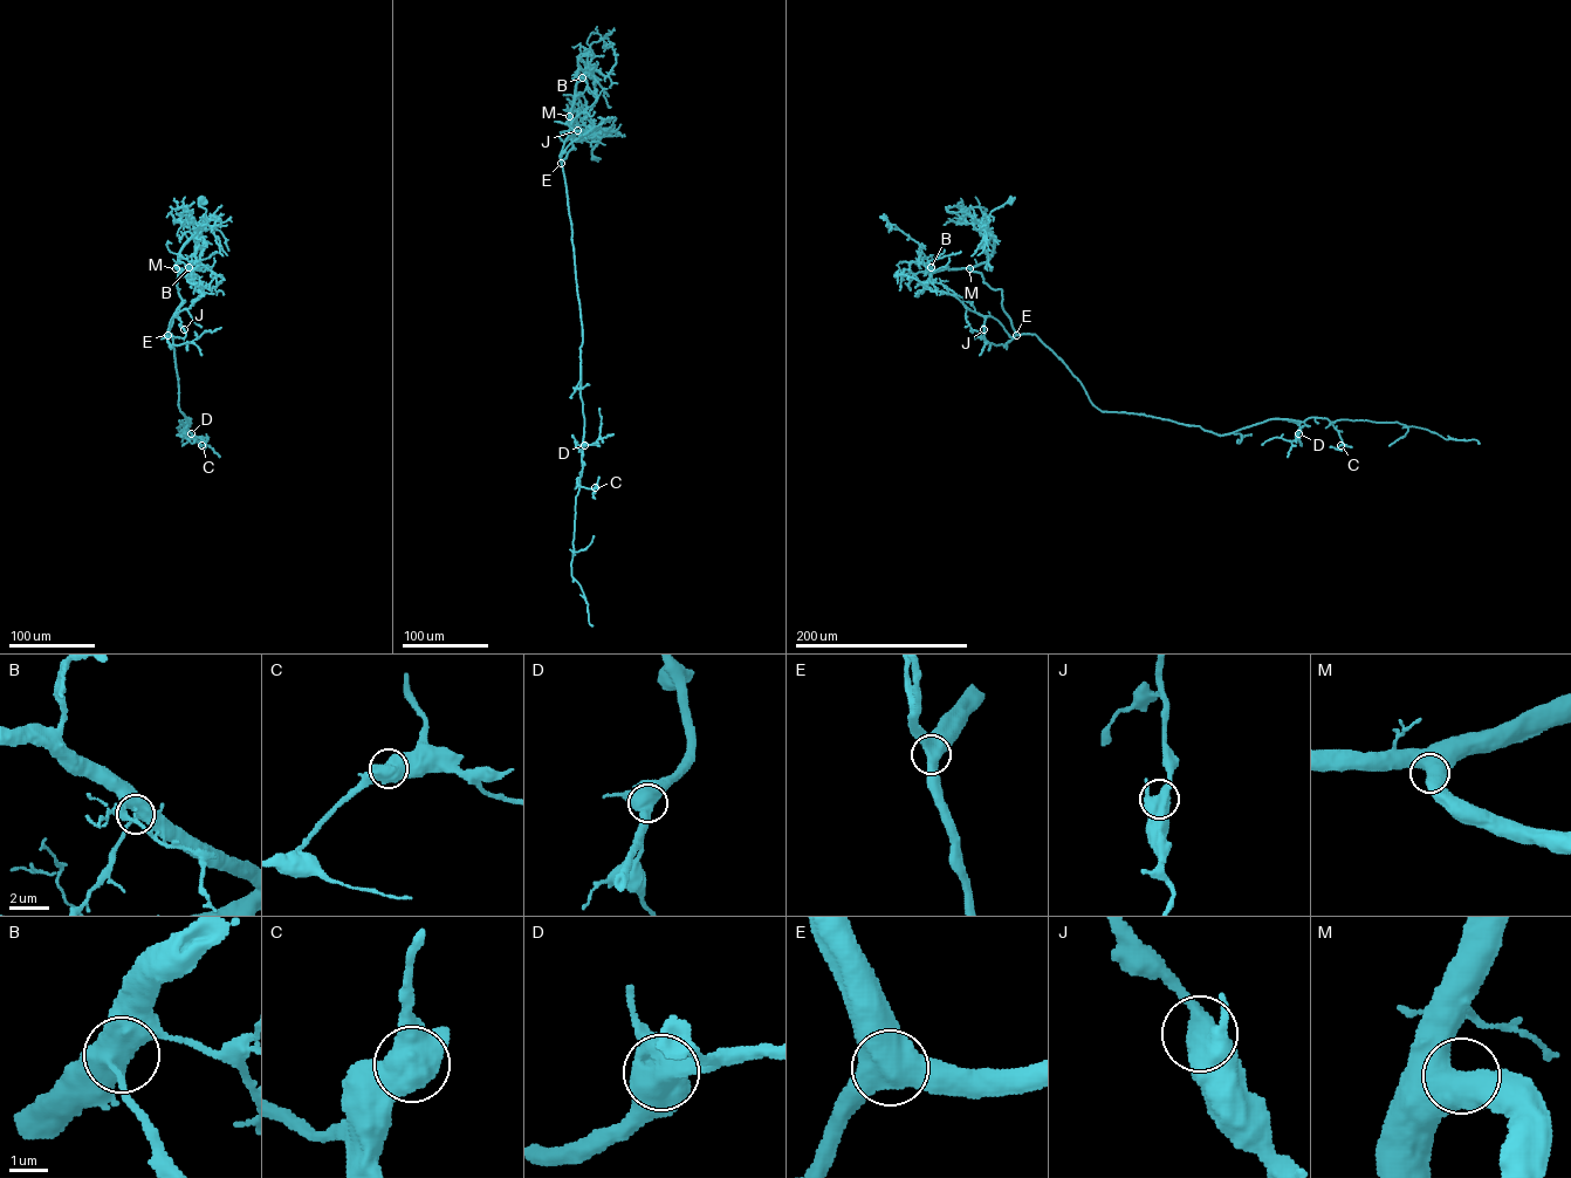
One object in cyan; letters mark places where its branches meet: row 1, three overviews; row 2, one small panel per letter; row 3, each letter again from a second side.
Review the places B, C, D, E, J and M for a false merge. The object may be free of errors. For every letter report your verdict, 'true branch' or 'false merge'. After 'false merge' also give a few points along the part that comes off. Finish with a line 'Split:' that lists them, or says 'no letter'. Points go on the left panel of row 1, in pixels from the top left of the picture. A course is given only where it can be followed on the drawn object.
B: true branch
C: true branch
D: true branch
E: true branch
J: true branch
M: true branch
Split: no letter

